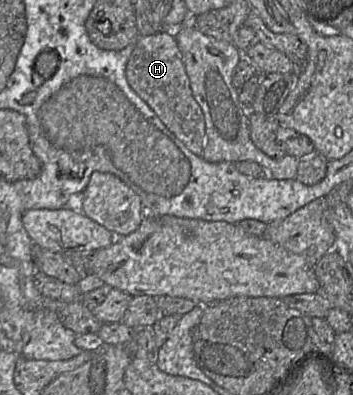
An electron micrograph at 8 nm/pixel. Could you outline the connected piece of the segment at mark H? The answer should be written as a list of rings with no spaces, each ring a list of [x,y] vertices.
[[[159,32],[139,37],[126,66],[126,77],[131,88],[156,113],[163,124],[197,156],[202,156],[205,144],[205,121],[203,112],[194,99],[186,73],[181,51],[173,32]]]

